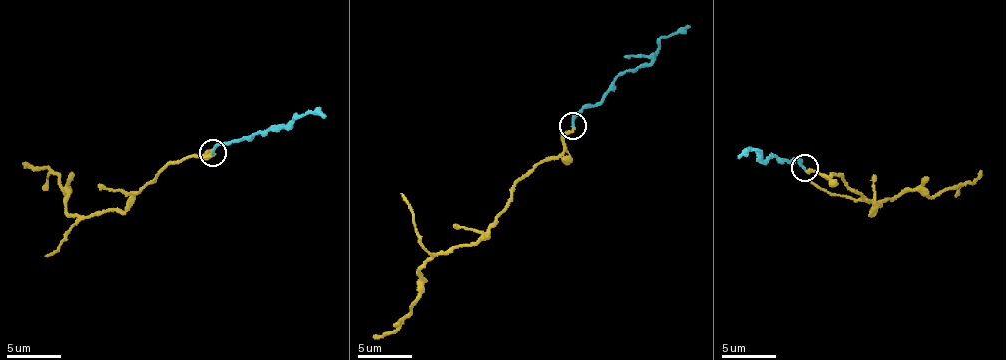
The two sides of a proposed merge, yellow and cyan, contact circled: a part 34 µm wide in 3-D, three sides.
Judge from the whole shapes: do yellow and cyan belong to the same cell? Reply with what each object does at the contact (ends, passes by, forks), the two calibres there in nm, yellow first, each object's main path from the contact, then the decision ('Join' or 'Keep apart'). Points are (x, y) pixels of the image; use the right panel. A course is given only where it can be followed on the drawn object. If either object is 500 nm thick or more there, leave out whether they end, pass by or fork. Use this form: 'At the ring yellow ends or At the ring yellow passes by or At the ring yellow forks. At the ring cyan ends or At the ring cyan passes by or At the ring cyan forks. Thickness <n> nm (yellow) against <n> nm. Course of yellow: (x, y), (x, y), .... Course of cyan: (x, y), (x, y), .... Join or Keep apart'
At the ring yellow ends. At the ring cyan ends. Thickness 190 nm (yellow) against 240 nm. Course of yellow: (804, 169), (841, 175), (875, 214), (875, 205), (895, 195), (919, 189), (930, 195), (974, 182), (980, 169). Course of cyan: (804, 169), (801, 161), (795, 163), (773, 156), (767, 160), (761, 153), (750, 149), (738, 159). Join

